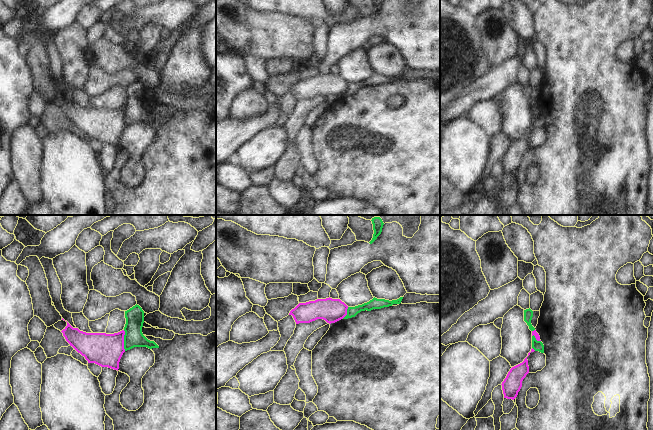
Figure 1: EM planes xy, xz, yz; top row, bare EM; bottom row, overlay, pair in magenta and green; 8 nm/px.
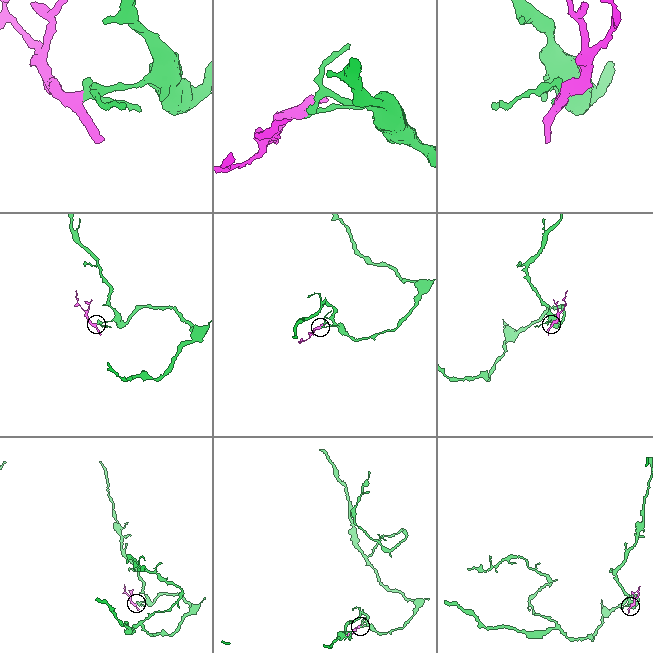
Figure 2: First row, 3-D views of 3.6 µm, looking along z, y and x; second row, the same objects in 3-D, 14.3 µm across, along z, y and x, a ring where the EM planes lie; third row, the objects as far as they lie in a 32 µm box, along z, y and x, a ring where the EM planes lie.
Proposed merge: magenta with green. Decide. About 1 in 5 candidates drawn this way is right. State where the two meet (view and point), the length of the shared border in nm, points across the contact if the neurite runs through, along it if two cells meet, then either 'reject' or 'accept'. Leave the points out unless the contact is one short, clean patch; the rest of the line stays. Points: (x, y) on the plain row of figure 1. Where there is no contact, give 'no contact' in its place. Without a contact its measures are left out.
xy (123, 116) | 170 nm | along xy (123, 106), (125, 126) | reject

